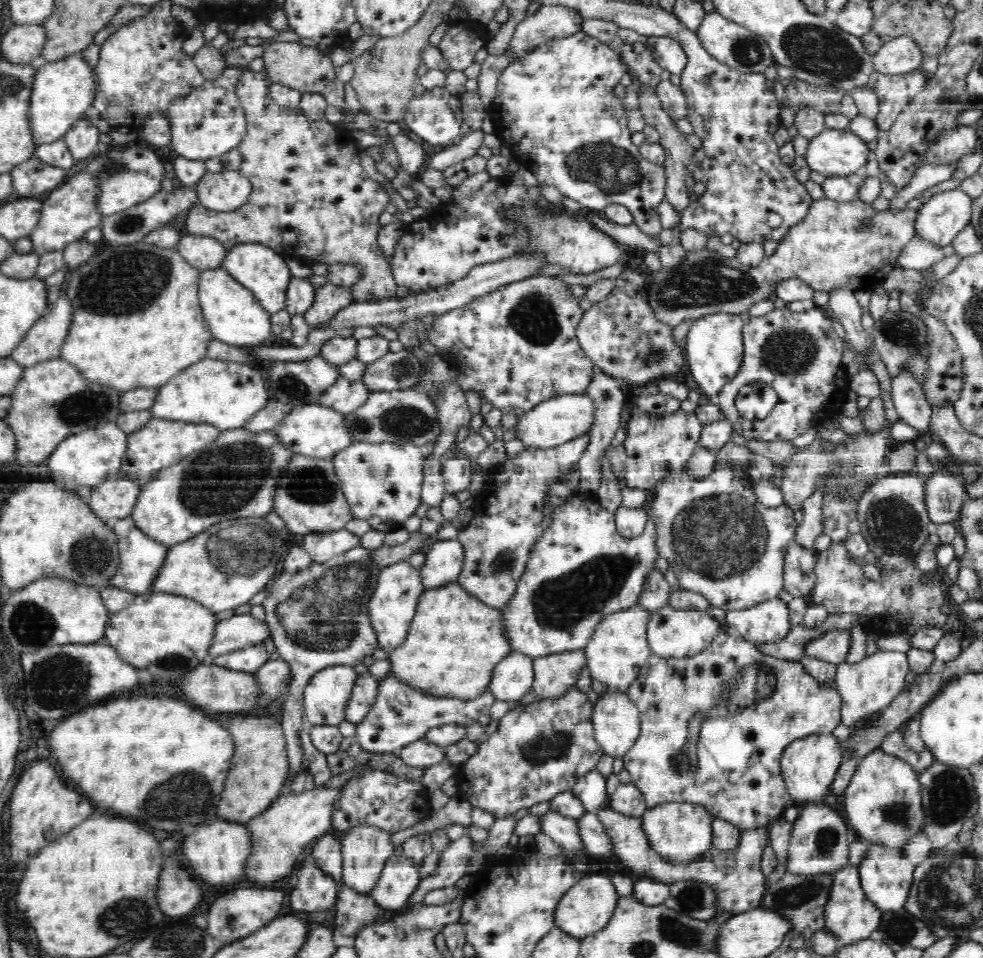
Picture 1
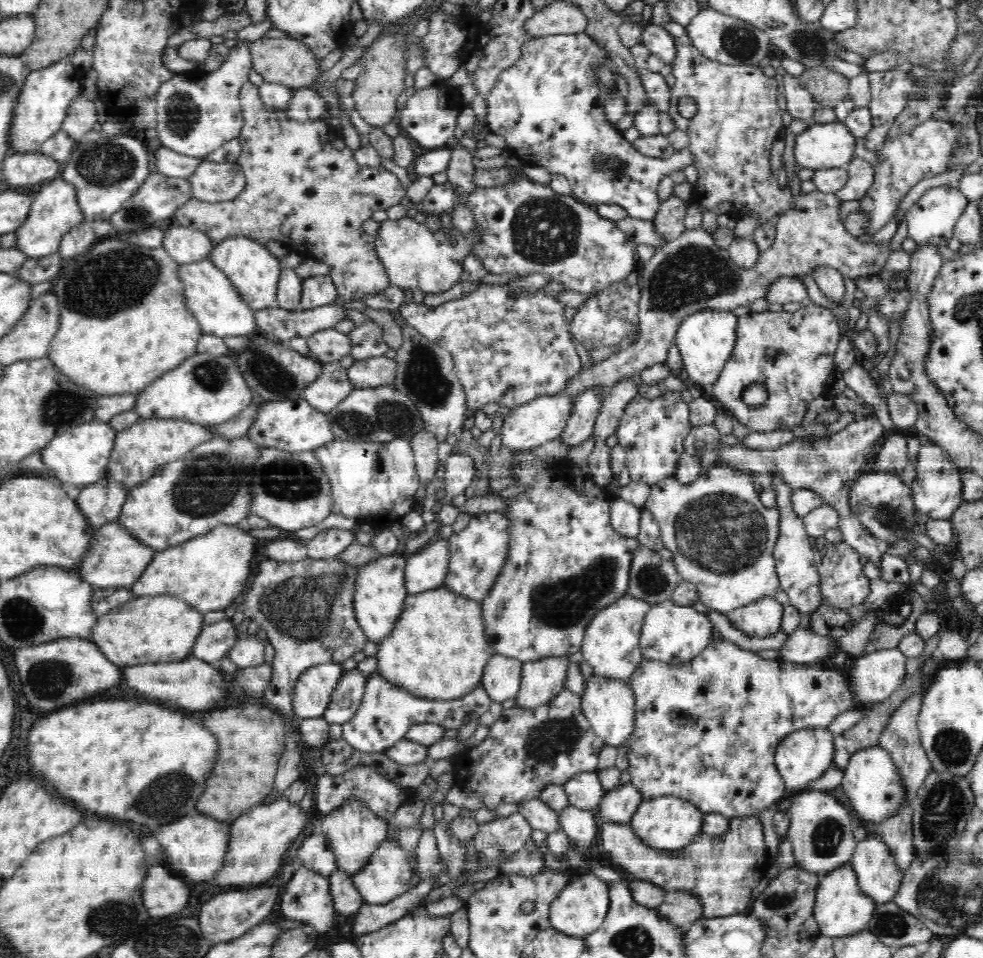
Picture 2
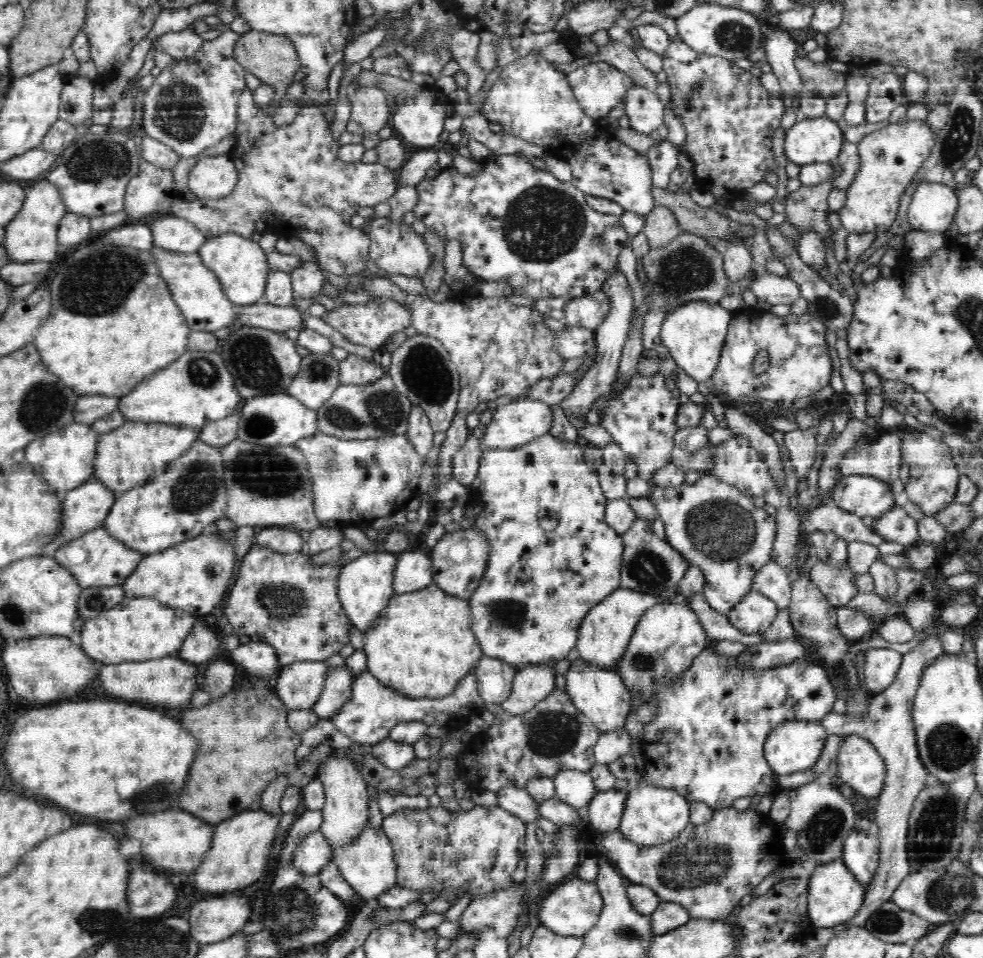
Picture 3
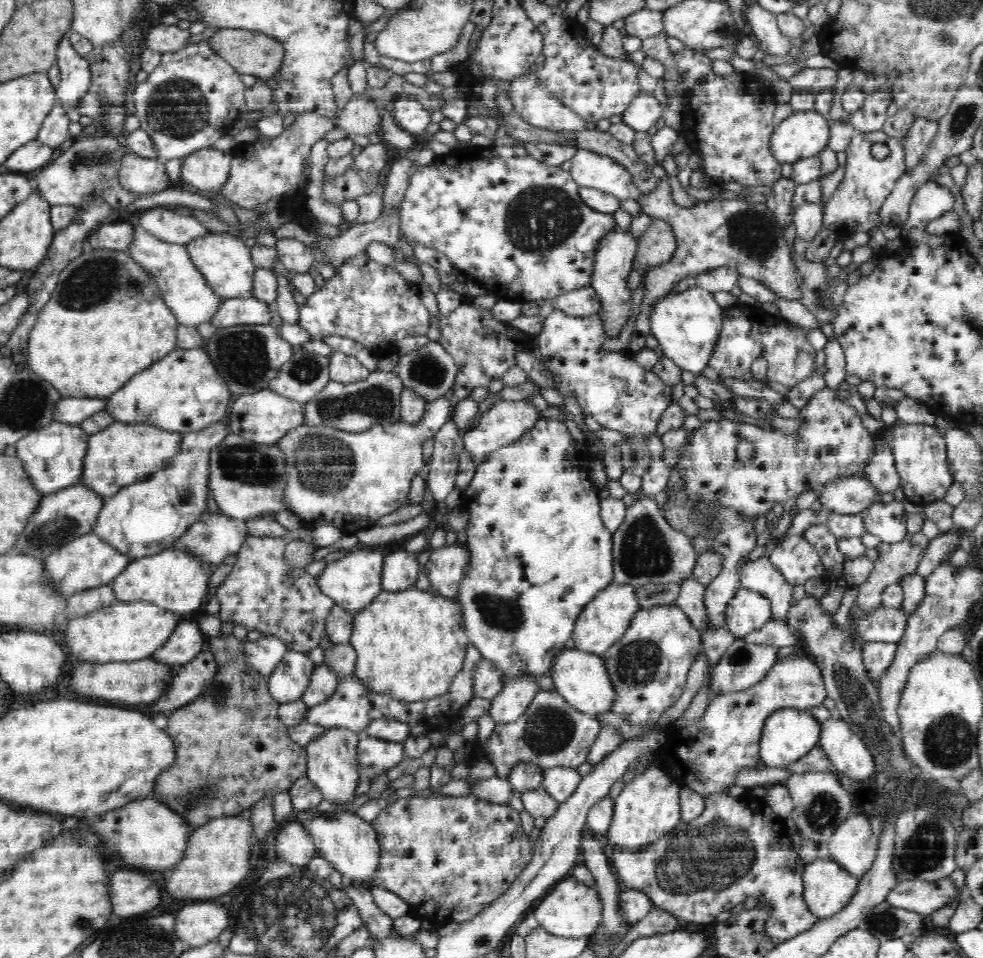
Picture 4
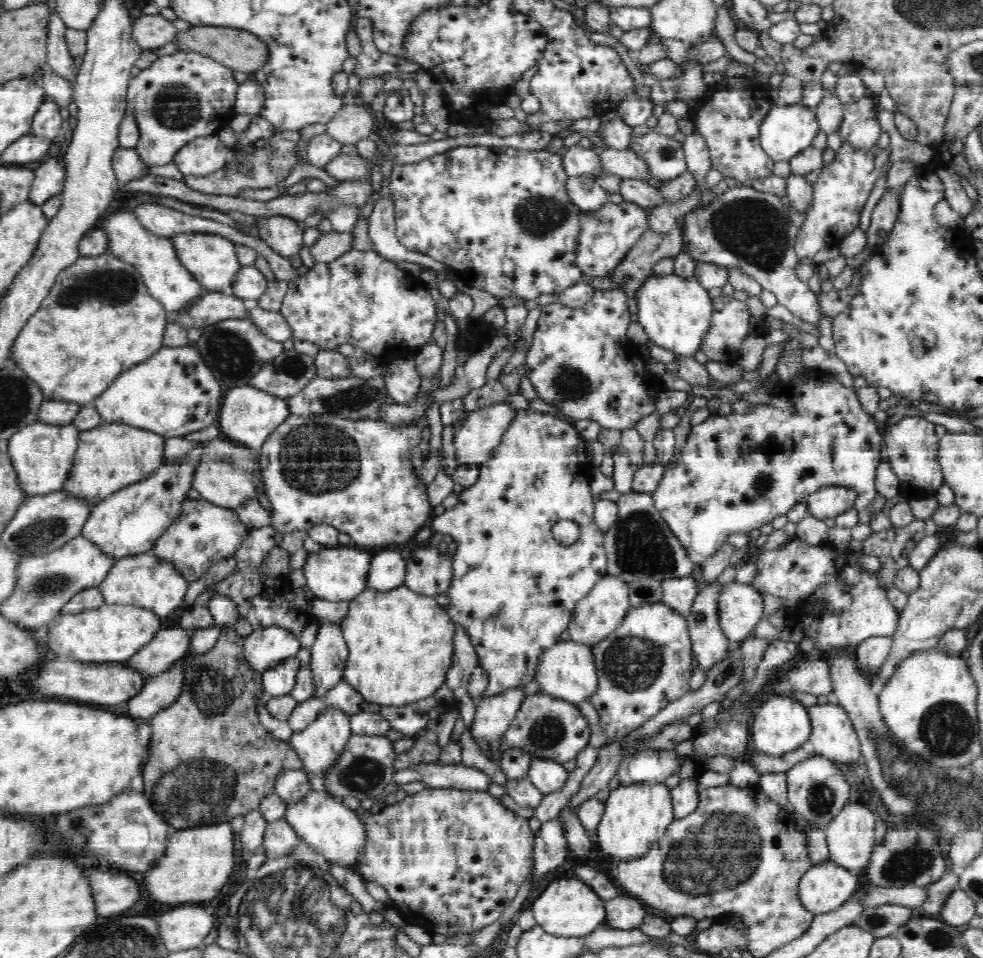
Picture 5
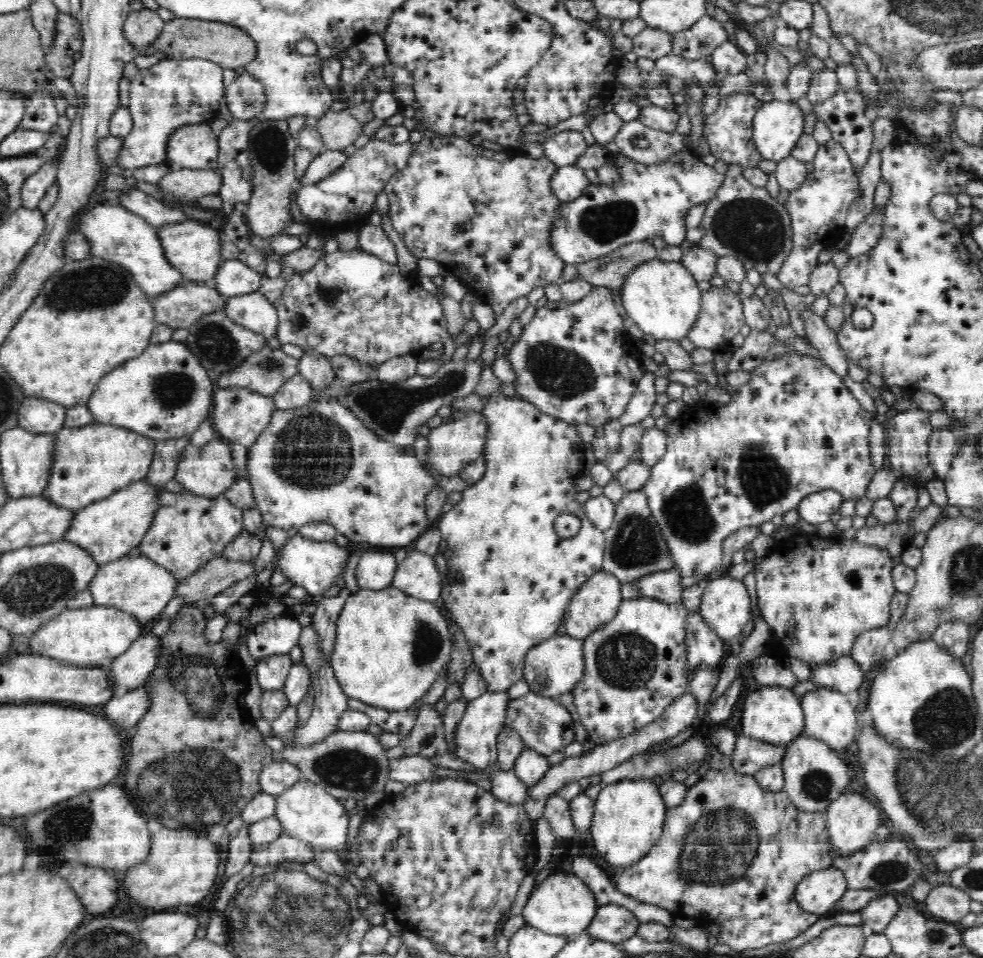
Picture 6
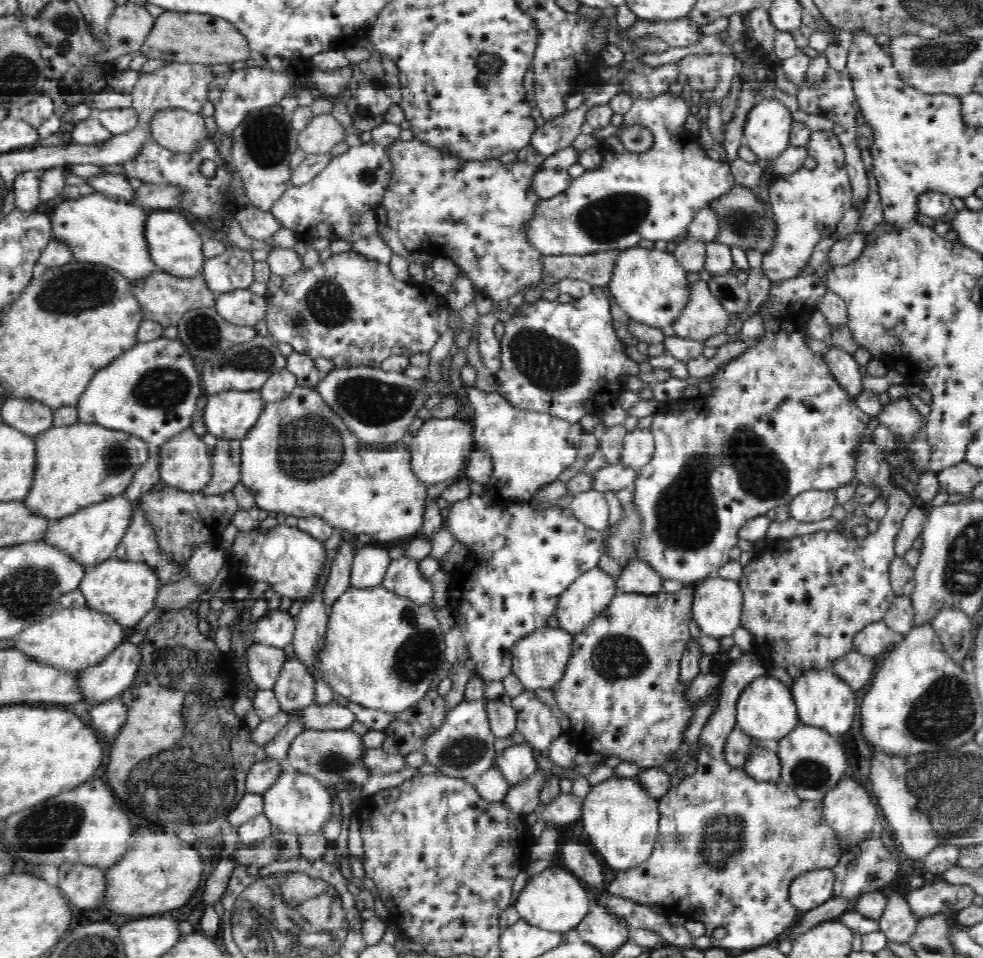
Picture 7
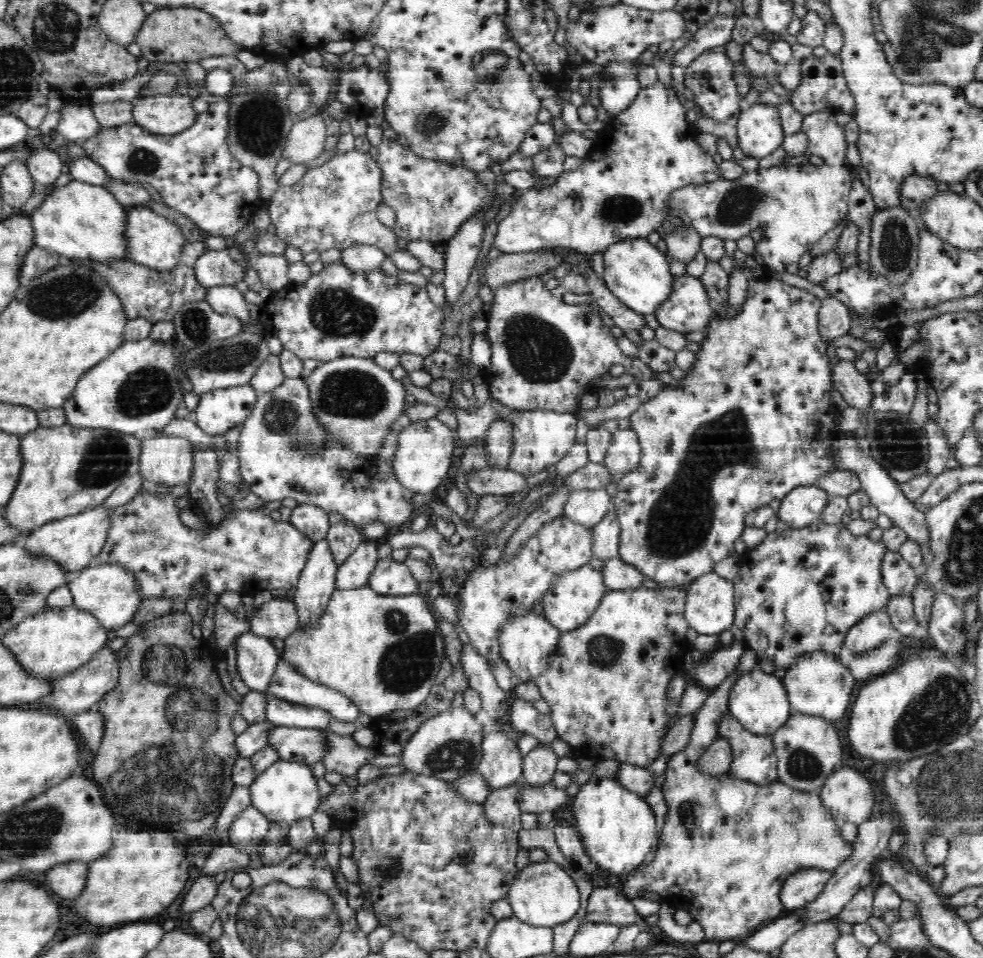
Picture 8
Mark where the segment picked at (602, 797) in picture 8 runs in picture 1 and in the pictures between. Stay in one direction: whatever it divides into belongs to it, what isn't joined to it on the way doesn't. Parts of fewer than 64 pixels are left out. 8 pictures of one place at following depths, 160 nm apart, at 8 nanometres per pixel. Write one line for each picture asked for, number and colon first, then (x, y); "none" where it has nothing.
1: (682, 833)
2: (670, 824)
3: (652, 817)
4: (649, 808)
5: (636, 815)
6: (629, 818)
7: (621, 818)

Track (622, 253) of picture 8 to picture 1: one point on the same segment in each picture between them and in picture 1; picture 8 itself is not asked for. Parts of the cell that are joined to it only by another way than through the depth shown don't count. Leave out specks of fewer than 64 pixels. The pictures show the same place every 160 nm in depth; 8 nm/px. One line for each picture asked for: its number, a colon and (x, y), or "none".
1: (715, 351)
2: (706, 340)
3: (695, 335)
4: (687, 325)
5: (677, 313)
6: (663, 298)
7: (650, 286)

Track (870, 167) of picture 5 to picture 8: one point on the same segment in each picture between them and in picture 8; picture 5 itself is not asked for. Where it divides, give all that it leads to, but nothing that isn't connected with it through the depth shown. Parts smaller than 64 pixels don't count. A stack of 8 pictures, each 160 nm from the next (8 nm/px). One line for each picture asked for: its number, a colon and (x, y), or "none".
6: (819, 208)
7: (807, 205)
8: (794, 206)

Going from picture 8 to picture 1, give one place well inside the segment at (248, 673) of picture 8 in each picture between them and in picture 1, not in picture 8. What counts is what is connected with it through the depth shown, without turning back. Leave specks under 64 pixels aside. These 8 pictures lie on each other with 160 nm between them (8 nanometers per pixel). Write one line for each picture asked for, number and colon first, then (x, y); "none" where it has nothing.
1: (328, 694)
2: (315, 690)
3: (300, 688)
4: (288, 683)
5: (280, 680)
6: (272, 674)
7: (264, 662)

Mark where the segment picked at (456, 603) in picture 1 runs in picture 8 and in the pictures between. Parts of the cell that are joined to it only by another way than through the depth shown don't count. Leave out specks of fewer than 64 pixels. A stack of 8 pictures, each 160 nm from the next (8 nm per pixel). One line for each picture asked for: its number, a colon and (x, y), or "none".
2: (439, 650)
3: (423, 647)
4: (411, 644)
5: (401, 642)
6: (391, 648)
7: (382, 651)
8: (383, 652)

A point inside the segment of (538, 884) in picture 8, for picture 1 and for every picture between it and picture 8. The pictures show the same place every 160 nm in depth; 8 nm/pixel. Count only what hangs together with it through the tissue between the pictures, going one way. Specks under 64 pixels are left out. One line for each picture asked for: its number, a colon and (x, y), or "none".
1: (585, 909)
2: (580, 909)
3: (571, 909)
4: (571, 909)
5: (568, 908)
6: (564, 905)
7: (555, 900)

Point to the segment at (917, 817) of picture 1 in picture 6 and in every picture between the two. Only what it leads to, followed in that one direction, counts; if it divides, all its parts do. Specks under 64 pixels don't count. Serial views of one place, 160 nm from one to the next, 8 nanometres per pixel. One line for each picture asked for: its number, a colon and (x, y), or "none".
2: (876, 789)
3: (862, 768)
4: (848, 753)
5: (834, 738)
6: (830, 719)

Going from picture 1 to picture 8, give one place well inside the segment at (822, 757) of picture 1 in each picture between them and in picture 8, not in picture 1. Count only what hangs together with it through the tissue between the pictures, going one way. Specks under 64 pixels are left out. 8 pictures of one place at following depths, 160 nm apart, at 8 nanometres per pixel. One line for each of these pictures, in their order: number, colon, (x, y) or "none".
2: (802, 758)
3: (796, 747)
4: (789, 736)
5: (783, 725)
6: (772, 715)
7: (766, 711)
8: (758, 700)

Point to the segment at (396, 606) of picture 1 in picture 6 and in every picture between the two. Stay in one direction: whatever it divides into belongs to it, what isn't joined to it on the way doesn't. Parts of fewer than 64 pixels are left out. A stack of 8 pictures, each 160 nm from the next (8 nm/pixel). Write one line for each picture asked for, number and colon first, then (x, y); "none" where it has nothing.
2: (382, 590)
3: (367, 585)
4: (355, 581)
5: (339, 574)
6: (317, 566)

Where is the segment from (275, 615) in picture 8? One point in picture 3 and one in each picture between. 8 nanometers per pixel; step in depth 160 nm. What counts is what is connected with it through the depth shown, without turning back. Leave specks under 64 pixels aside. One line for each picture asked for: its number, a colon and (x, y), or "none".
3: (257, 659)
4: (263, 656)
5: (264, 649)
6: (274, 637)
7: (276, 629)

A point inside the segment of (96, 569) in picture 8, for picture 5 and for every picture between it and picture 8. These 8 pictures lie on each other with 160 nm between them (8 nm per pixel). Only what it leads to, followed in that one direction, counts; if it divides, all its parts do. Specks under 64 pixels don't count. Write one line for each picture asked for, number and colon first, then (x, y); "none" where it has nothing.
5: (148, 580)
6: (136, 583)
7: (127, 591)

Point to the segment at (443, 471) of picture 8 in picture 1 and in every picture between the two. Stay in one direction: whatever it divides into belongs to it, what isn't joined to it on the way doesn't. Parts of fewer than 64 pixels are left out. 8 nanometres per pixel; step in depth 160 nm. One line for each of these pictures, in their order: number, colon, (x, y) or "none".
1: (564, 419)
2: (542, 420)
3: (520, 422)
4: (505, 422)
5: (482, 432)
6: (454, 445)
7: (440, 447)

